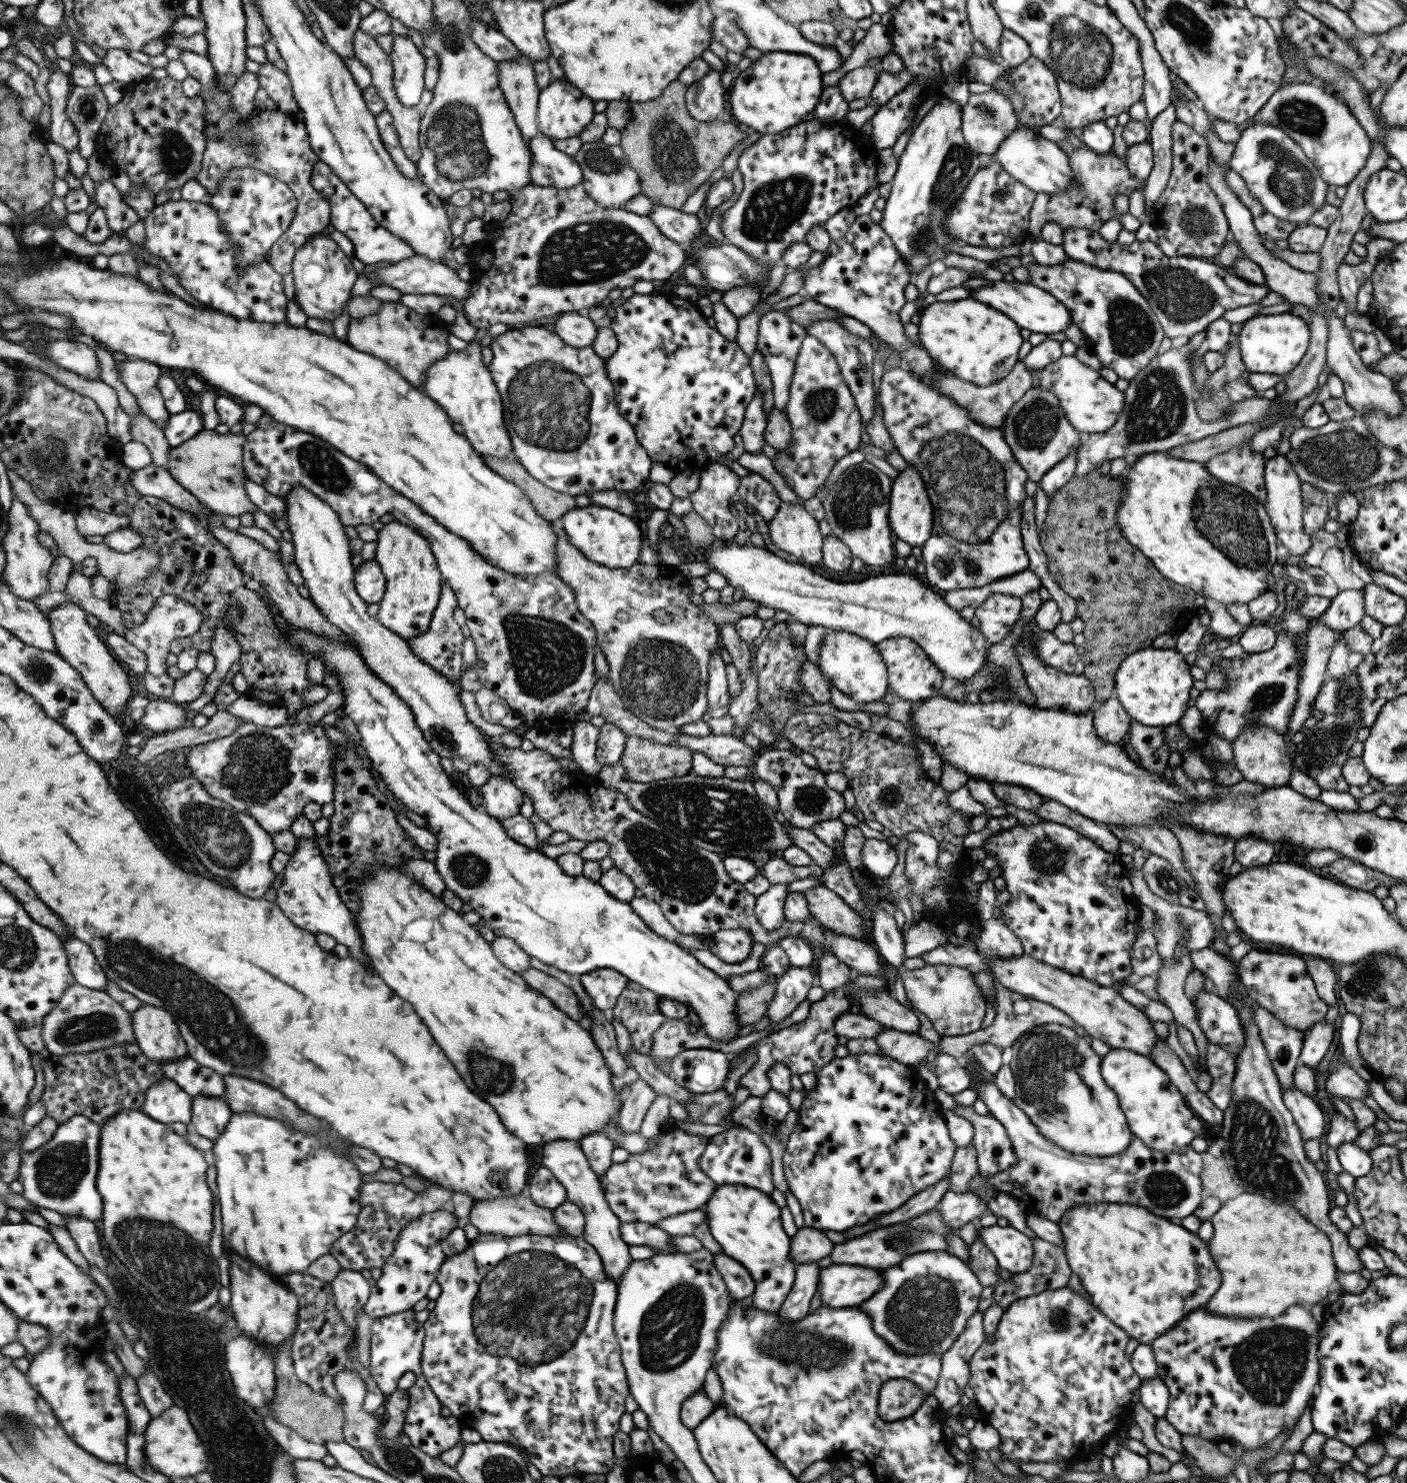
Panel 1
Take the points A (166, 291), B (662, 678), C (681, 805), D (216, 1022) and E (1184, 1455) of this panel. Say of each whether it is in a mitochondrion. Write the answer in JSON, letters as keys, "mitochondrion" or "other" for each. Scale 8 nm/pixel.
{"A":"other","B":"mitochondrion","C":"mitochondrion","D":"mitochondrion","E":"other"}

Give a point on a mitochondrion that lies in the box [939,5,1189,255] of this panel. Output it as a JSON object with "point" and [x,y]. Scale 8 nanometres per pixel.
{"point":[1082,53]}

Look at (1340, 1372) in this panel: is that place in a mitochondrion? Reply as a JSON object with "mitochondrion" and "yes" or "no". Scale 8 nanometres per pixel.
{"mitochondrion":"no"}

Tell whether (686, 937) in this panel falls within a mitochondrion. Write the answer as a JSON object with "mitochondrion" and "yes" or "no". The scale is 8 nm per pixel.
{"mitochondrion":"no"}

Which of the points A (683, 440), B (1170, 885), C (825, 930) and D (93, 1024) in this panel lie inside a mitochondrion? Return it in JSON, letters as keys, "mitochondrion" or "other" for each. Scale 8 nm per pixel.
{"A":"other","B":"mitochondrion","C":"other","D":"mitochondrion"}

